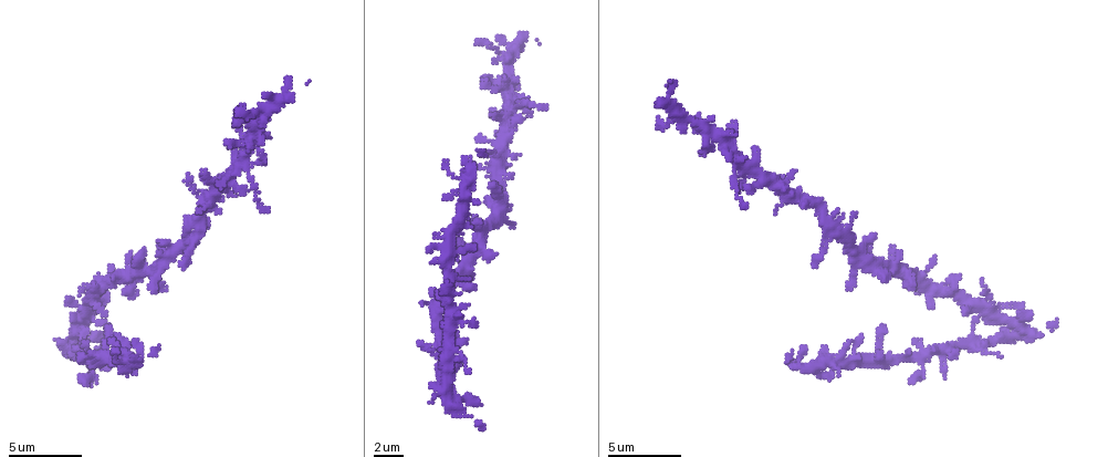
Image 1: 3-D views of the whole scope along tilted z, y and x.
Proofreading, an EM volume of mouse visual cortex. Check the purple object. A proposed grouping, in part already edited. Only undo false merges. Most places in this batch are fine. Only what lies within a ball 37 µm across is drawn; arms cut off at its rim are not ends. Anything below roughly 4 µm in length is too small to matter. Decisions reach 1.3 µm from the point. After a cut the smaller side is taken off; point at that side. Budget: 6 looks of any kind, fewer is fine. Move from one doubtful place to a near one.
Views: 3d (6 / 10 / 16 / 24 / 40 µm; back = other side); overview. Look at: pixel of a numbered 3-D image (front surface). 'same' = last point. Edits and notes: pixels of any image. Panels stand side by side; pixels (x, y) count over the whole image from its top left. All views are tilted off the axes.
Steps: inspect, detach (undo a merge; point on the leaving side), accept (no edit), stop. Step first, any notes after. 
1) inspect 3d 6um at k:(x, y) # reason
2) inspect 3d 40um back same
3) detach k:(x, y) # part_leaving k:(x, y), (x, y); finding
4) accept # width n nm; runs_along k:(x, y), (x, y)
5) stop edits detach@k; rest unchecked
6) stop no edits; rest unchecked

inspect 3d 10um at 1:(489, 204) # three-way junction

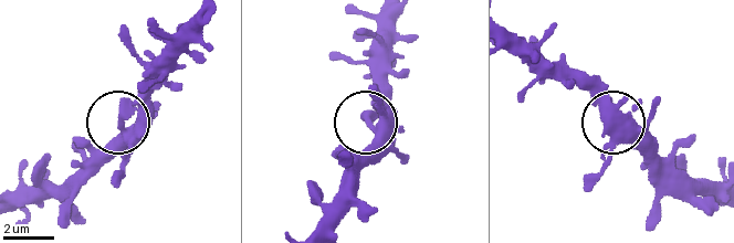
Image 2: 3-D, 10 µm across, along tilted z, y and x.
accept # arms 3; all the same cell

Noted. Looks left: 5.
inspect 3d 6um at 1:(772, 184) # thin neck

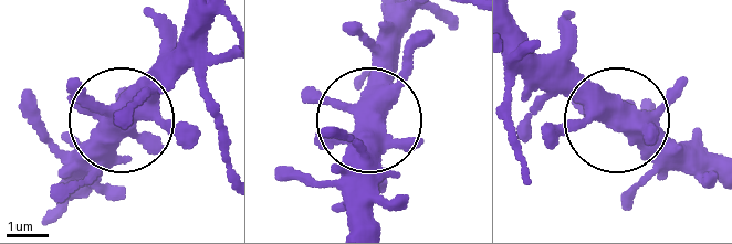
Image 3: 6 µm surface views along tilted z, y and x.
inspect 3d 6um back at 3:(375, 114)

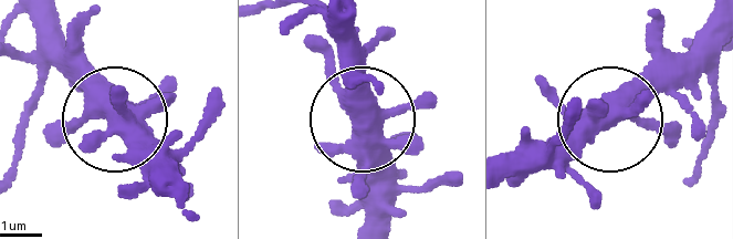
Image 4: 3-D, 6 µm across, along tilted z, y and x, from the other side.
accept # arms 5; all the same cell

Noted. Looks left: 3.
inspect 3d 10um at 1:(461, 275) # four or more arms meet

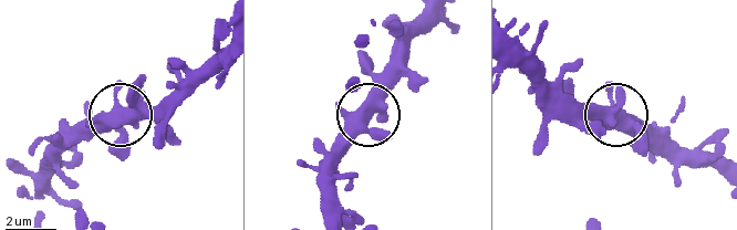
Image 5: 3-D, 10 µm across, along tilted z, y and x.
accept # one cell here

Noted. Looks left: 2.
stop no edits; rest unchecked

